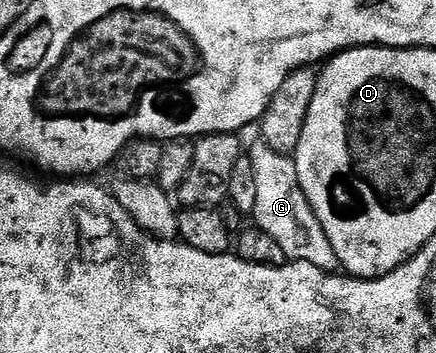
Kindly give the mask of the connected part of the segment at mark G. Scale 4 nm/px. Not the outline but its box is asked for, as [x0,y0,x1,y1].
[251,143,341,273]

